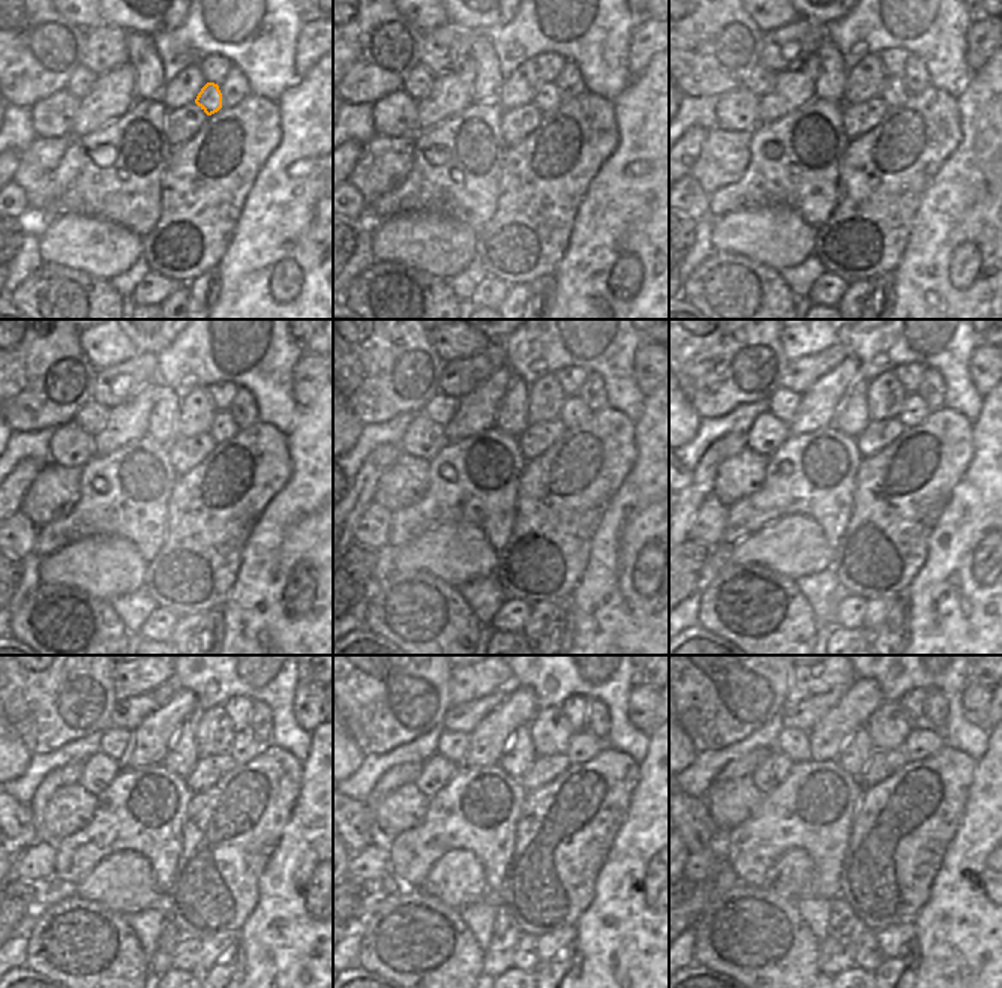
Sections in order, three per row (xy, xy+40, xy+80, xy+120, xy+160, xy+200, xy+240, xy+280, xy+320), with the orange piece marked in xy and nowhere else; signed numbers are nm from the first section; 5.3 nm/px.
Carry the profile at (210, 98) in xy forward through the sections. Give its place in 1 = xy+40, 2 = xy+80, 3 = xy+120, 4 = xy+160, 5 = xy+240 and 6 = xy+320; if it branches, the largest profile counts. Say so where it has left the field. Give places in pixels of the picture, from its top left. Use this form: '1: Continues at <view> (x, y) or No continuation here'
1: Continues at xy+40 (546, 99)
2: Continues at xy+80 (893, 92)
3: Continues at xy+120 (222, 428)
4: Continues at xy+160 (575, 411)
5: Continues at xy+240 (245, 747)
6: Continues at xy+320 (923, 741)

